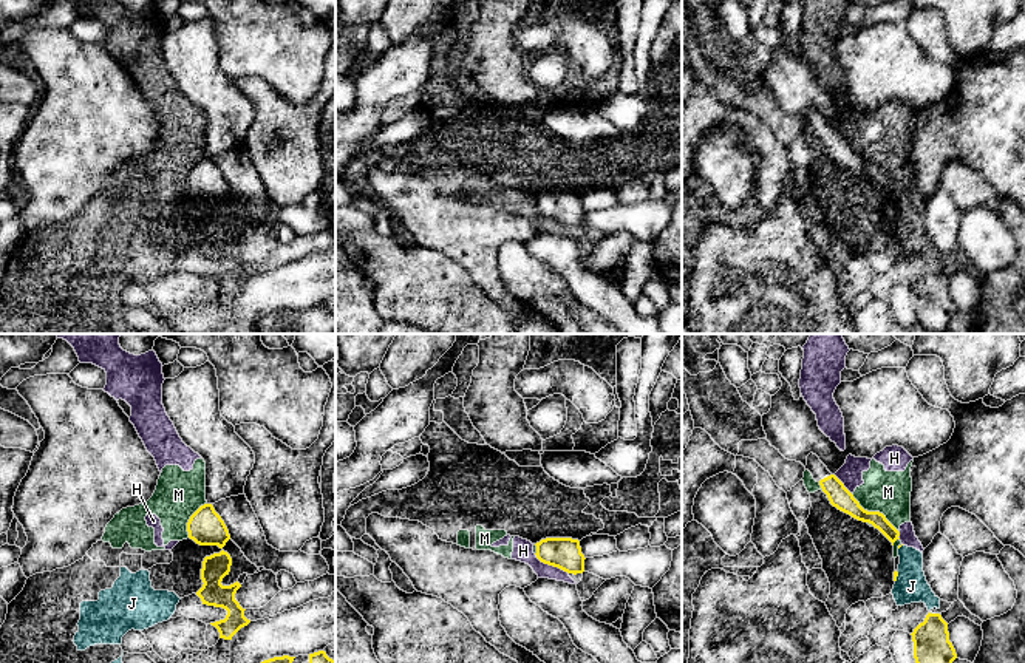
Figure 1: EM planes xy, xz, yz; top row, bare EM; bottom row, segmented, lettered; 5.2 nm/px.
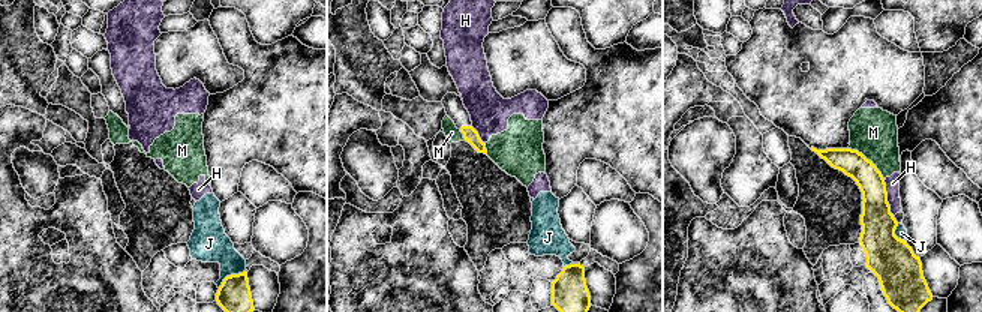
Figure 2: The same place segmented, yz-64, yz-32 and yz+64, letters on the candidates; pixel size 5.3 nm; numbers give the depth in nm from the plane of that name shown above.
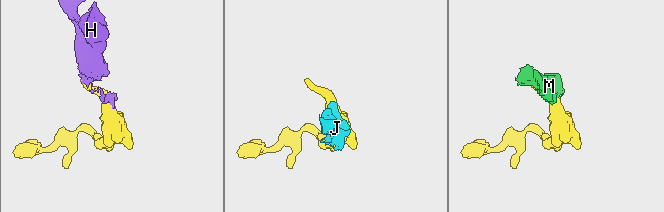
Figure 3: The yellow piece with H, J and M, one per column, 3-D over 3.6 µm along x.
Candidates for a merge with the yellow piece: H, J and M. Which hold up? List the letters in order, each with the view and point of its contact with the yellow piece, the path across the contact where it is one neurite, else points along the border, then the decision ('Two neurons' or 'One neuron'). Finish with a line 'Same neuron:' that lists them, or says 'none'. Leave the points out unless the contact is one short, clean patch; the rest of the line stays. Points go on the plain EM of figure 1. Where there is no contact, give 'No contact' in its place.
H: Touches yellow at xz (551, 218). Two neurons
J: Touches yellow at yz (897, 229). Two neurons
M: Touches yellow at yz (875, 166). Two neurons
Same neuron: none

